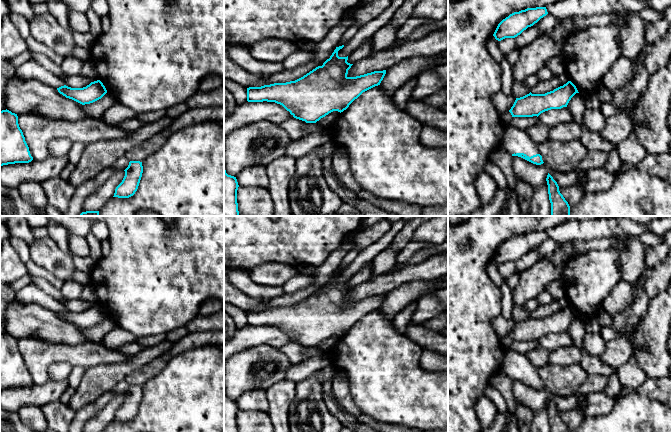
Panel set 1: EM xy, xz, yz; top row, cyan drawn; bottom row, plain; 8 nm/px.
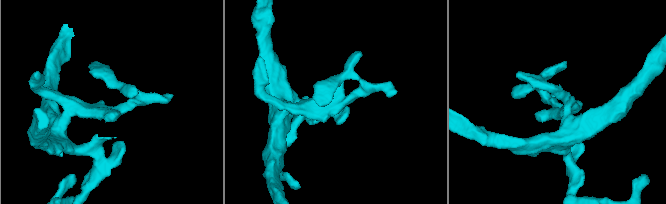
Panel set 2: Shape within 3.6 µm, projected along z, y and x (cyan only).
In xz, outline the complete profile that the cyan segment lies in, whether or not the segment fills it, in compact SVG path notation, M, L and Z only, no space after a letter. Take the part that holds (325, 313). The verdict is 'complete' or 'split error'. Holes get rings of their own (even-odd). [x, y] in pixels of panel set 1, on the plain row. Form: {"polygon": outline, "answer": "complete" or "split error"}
{"polygon": "M344 269L336 271L329 283L327 283L322 290L318 290L303 301L286 307L274 307L270 309L264 309L261 311L249 311L247 312L247 325L248 326L275 326L282 329L290 338L299 344L306 347L316 347L321 342L325 341L333 335L343 336L349 329L357 323L363 316L380 309L383 304L386 294L374 295L364 299L356 301L348 301L348 294L353 288L347 286L347 281L339 281L338 275L342 273Z", "answer": "complete"}

